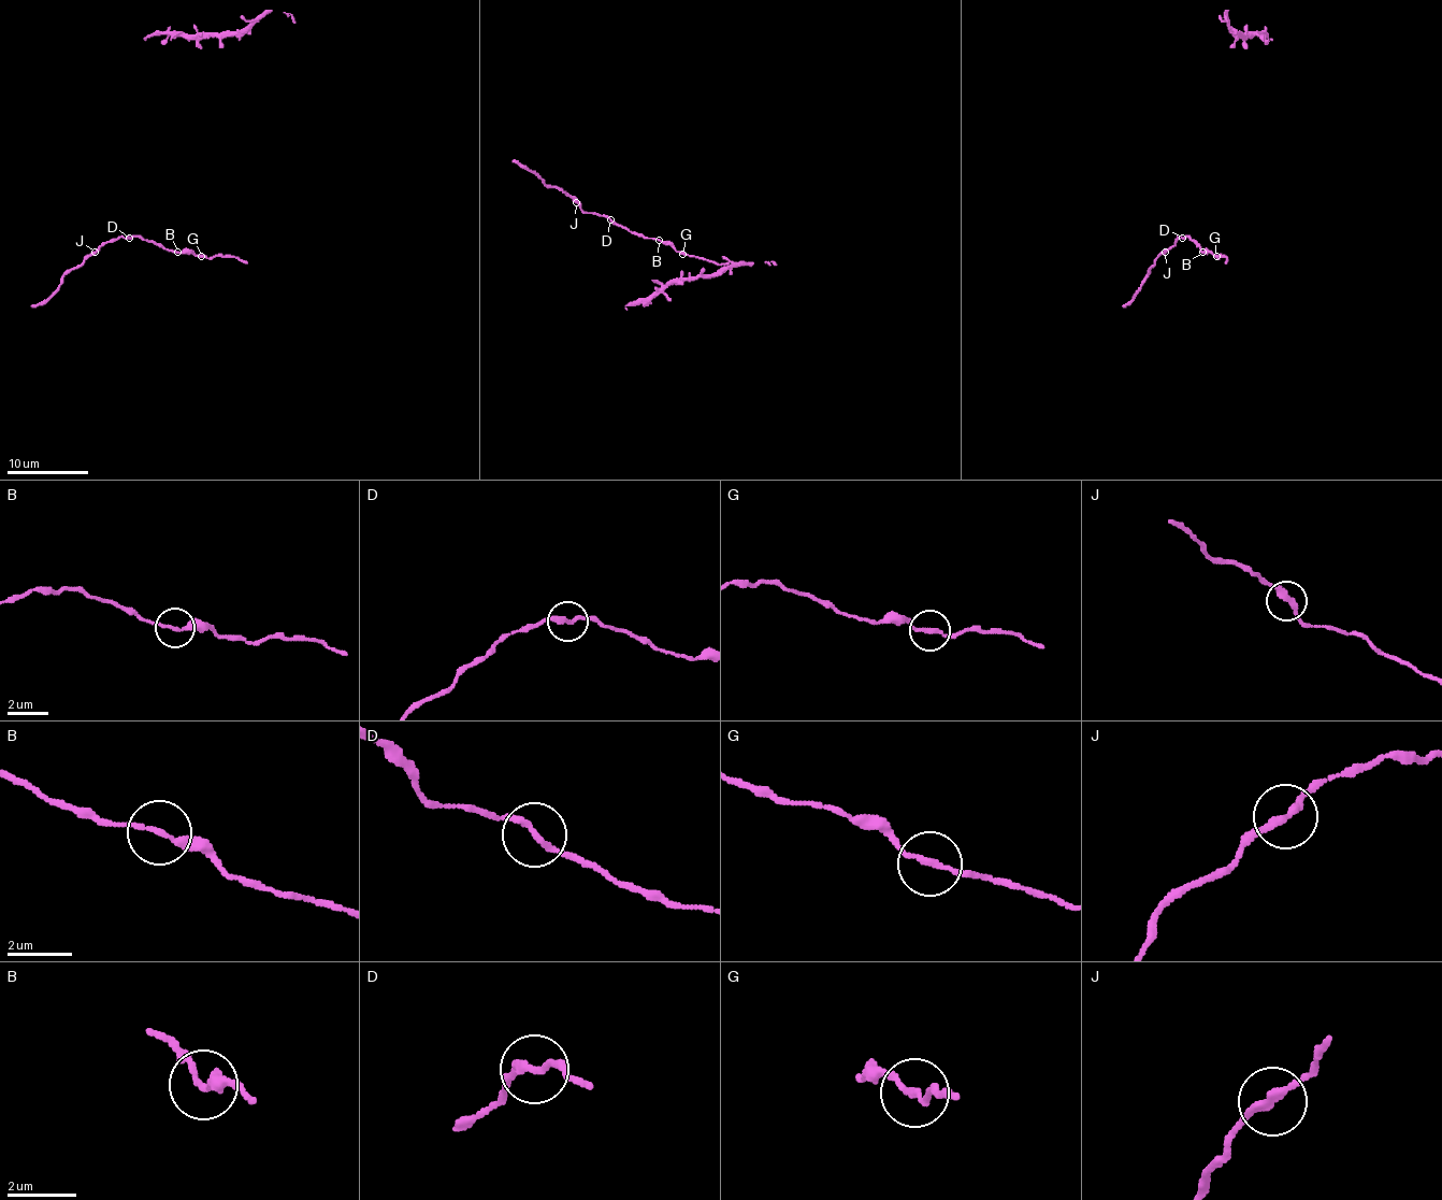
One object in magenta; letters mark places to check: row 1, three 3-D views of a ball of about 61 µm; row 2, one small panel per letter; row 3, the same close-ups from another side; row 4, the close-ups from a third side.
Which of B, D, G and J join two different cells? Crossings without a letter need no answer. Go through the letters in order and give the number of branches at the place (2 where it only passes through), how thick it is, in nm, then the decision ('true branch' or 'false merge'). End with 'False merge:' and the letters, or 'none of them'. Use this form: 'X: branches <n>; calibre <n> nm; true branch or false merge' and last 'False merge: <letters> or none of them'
B: branches 2; calibre 170 nm; true branch
D: branches 2; calibre 200 nm; true branch
G: branches 2; calibre 170 nm; true branch
J: branches 2; calibre 260 nm; true branch
False merge: none of them

